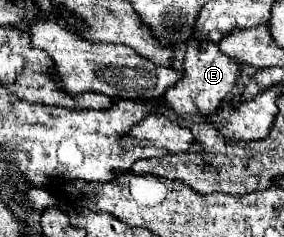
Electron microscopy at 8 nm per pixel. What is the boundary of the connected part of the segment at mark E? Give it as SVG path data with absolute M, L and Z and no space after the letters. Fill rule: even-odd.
M188 41L186 57L184 57L184 73L188 73L190 77L180 79L174 87L170 87L164 93L164 103L180 119L186 119L188 115L212 115L214 111L218 111L224 97L232 91L240 69L238 69L238 63L230 61L230 57L220 55L220 51L214 43L210 43L210 41Z

